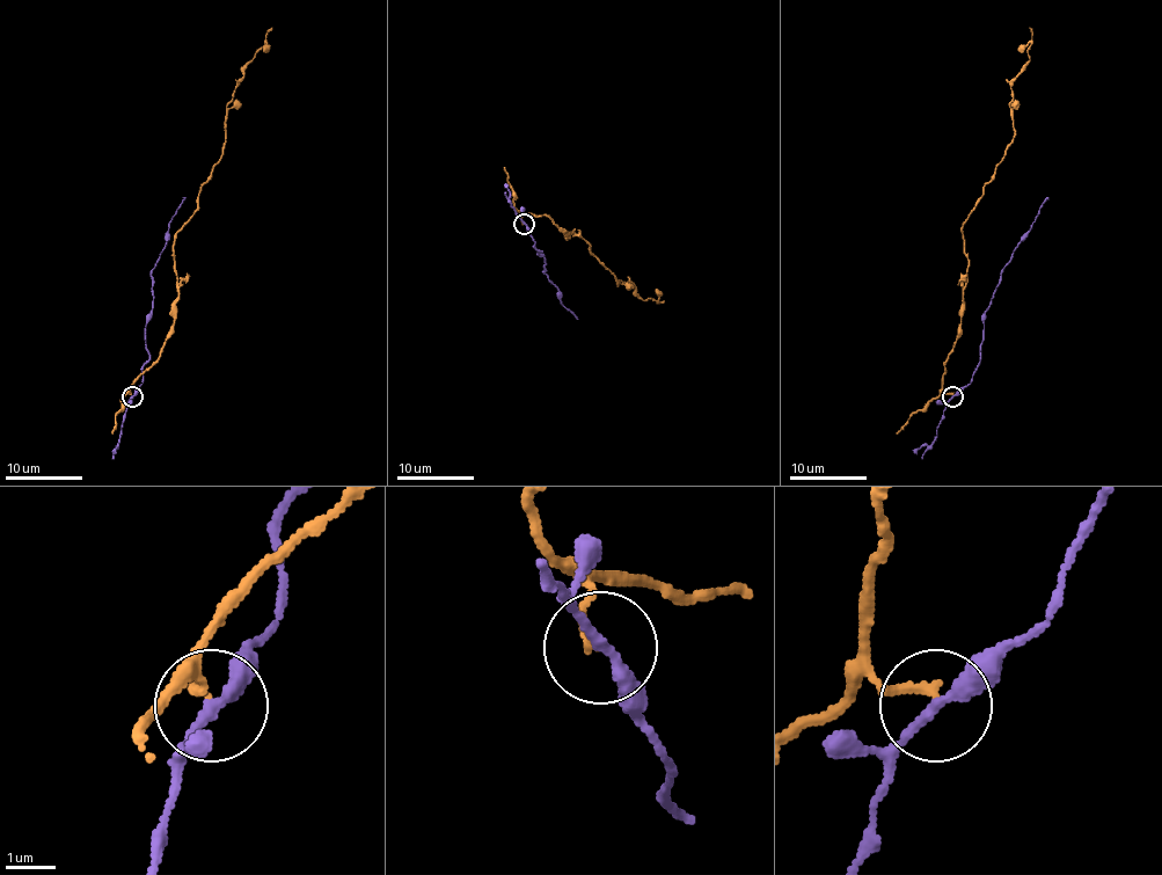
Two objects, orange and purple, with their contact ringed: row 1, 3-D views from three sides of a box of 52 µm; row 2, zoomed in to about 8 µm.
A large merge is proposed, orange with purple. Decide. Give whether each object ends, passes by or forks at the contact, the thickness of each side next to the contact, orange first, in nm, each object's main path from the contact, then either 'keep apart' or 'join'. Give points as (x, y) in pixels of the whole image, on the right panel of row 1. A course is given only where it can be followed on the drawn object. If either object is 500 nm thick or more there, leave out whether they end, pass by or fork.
orange ends | purple passes by | 170/240 nm | orange via (954, 395), (942, 384), (966, 281), (960, 228), (1015, 135), (1011, 82), (1030, 59), (1030, 27) | purple via (954, 395), (971, 383), (980, 357), (984, 316), (1001, 269), (1047, 198) | keep apart

